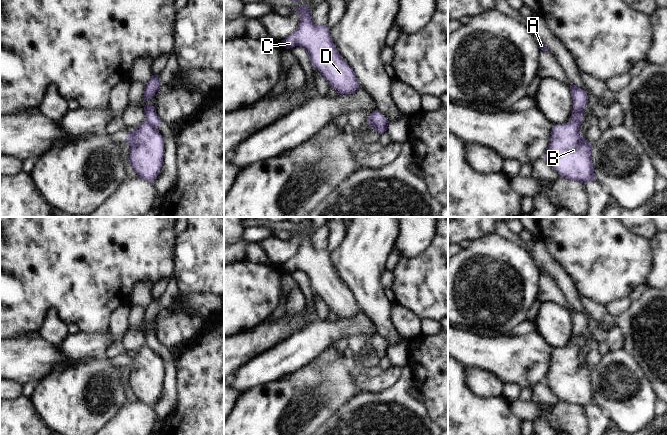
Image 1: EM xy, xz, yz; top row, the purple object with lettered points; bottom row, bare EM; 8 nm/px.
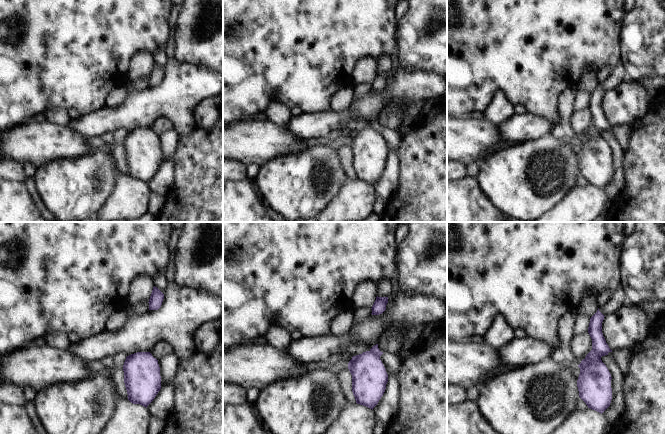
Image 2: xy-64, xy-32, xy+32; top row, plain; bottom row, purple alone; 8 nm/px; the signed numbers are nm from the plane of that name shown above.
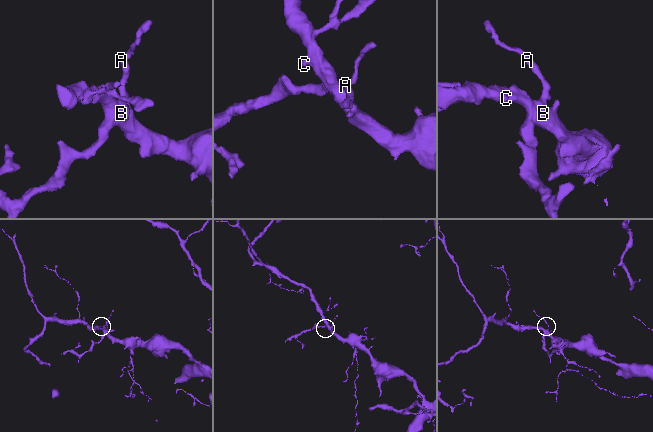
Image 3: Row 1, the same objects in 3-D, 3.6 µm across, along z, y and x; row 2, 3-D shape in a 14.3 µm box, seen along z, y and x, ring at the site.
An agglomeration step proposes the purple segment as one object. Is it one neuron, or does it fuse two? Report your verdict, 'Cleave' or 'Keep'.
Cleave

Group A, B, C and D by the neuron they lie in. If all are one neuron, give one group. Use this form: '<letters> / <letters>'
A / B C D

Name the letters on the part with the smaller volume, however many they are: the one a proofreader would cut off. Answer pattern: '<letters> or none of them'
A

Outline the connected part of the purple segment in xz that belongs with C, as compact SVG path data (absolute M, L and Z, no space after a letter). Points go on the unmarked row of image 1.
M307 228L293 234L300 236L300 243L295 255L282 264L286 273L303 271L311 286L338 318L355 316L360 308L353 293L347 288L333 267L329 252L317 249L312 244L312 235Z

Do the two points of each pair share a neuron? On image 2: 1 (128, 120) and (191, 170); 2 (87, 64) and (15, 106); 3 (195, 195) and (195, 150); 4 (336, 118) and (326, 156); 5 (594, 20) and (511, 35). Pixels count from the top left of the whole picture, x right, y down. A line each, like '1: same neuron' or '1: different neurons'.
1: different neurons
2: same neuron
3: same neuron
4: different neurons
5: same neuron

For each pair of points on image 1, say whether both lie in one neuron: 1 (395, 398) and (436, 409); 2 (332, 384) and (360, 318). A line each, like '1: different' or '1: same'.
1: different
2: different

